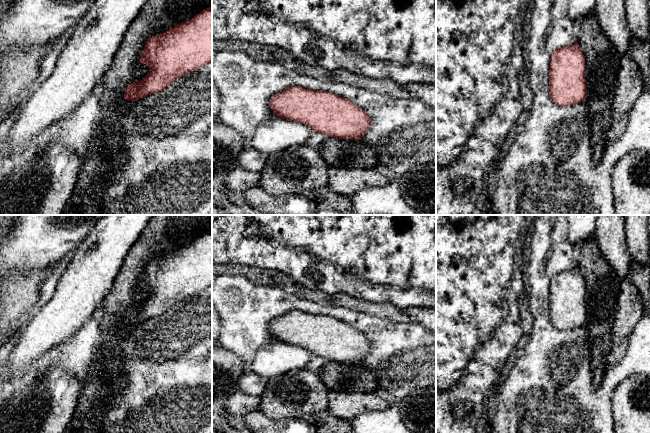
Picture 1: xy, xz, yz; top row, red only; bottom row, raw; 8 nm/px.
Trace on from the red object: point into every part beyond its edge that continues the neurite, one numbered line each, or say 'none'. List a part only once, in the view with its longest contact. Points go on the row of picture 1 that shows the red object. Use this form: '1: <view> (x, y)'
none

